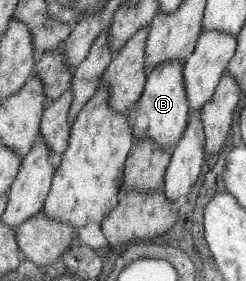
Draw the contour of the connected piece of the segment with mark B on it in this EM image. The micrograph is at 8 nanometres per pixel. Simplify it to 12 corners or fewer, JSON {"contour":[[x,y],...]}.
{"contour":[[185,60],[149,71],[139,101],[137,140],[173,151],[191,111]]}

